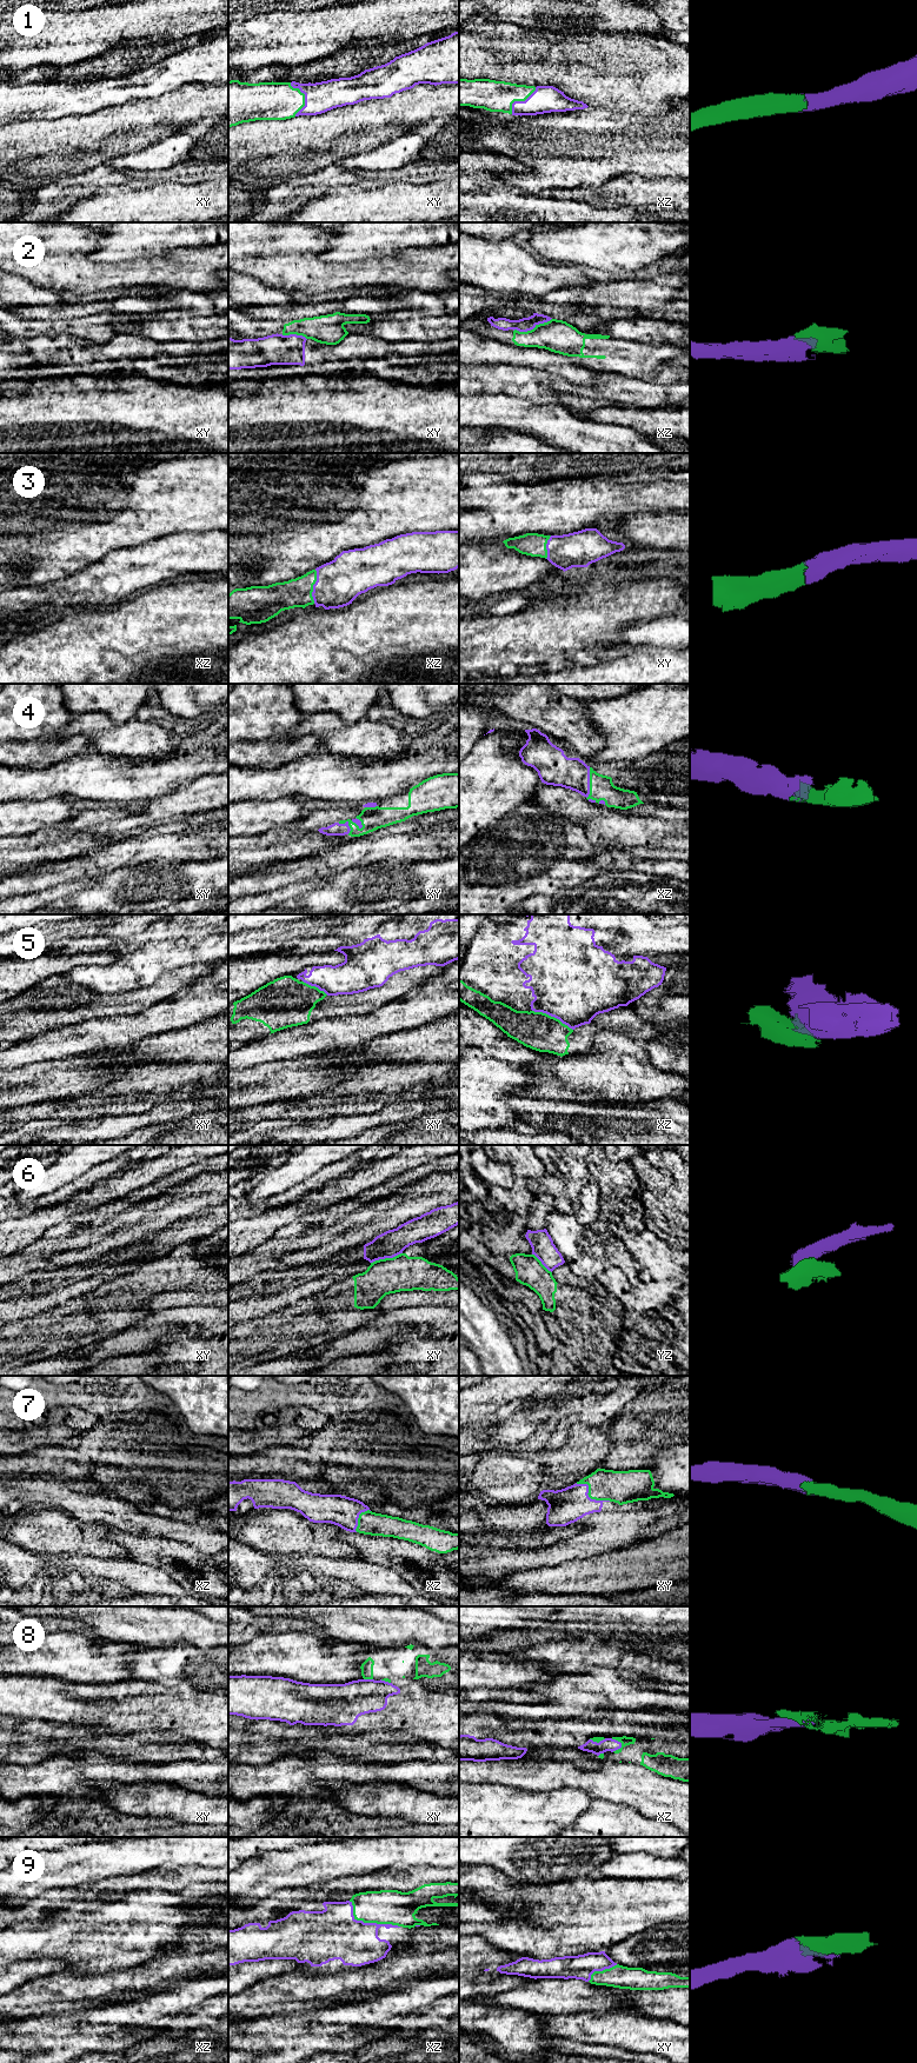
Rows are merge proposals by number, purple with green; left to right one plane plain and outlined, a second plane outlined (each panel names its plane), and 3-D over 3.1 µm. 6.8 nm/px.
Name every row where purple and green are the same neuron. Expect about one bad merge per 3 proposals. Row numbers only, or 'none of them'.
1, 3, 4, 7, 9

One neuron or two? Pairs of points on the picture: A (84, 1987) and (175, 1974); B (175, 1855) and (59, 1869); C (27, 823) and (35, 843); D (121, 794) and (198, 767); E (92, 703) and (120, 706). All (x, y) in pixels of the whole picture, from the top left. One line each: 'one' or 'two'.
A: one
B: one
C: two
D: one
E: one

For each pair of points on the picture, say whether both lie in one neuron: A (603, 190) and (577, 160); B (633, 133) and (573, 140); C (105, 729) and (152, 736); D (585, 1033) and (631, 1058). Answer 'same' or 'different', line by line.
A: different
B: same
C: same
D: different

